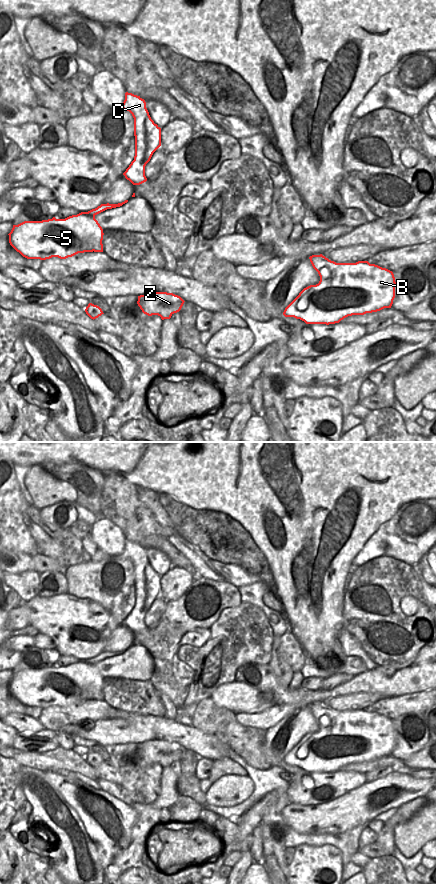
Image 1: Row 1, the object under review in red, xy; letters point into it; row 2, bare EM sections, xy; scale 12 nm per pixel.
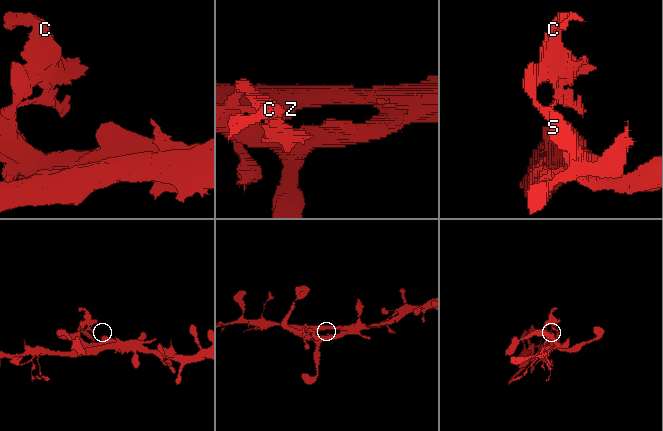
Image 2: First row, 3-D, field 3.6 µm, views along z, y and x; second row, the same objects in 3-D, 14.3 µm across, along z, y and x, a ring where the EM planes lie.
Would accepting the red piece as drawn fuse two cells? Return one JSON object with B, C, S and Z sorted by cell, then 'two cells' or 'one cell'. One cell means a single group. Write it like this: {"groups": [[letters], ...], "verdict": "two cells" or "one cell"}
{"groups": [["B", "Z"], ["C", "S"]], "verdict": "two cells"}

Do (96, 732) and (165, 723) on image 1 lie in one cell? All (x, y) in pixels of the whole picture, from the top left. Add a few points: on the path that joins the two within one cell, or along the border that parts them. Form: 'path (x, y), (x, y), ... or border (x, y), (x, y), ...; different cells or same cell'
path (113, 731), (126, 728), (148, 727); same cell

